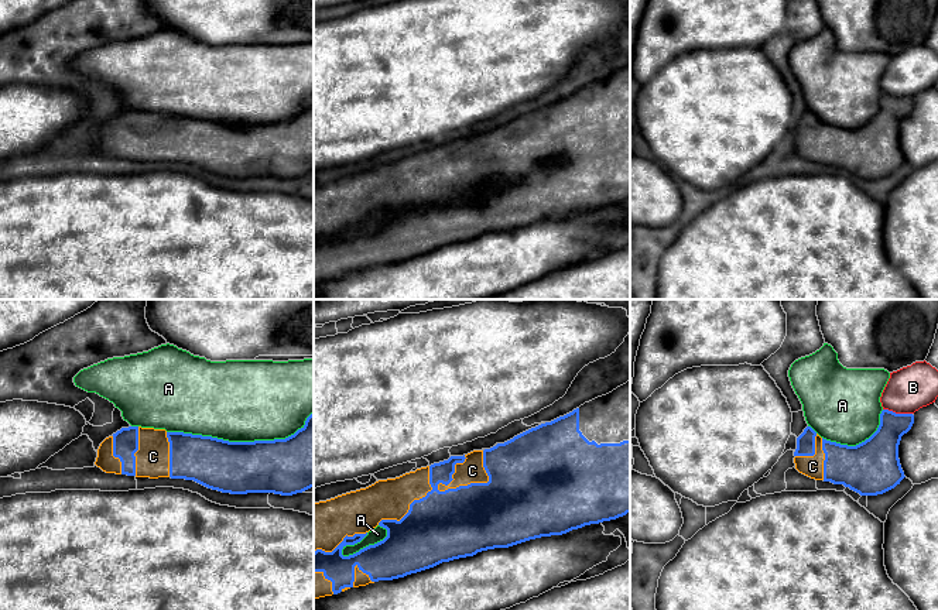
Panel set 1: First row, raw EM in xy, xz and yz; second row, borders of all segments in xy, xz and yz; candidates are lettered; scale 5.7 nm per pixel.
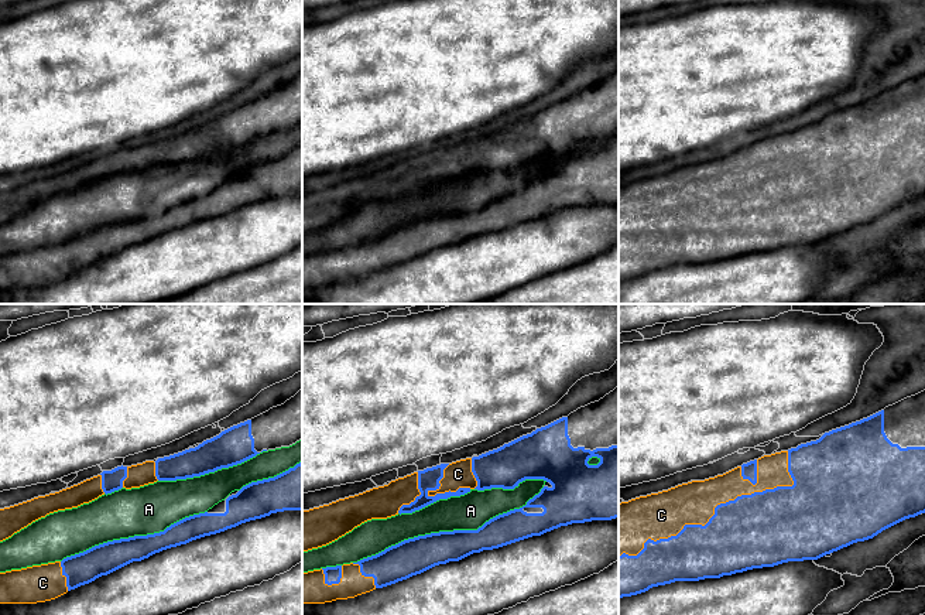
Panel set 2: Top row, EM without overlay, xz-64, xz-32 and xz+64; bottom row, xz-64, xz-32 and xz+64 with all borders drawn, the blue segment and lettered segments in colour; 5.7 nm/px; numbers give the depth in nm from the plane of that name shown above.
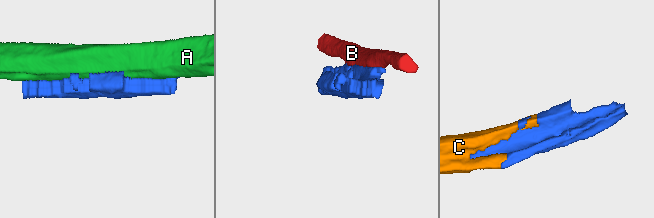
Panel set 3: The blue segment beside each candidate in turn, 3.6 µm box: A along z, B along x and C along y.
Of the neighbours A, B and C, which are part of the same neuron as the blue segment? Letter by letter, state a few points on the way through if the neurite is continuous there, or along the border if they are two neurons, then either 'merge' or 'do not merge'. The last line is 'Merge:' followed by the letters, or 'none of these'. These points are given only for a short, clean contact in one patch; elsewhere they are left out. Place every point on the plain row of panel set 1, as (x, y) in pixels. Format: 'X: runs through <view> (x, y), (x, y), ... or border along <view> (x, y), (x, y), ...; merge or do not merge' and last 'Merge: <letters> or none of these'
A: do not merge
B: do not merge
C: merge
Merge: C

